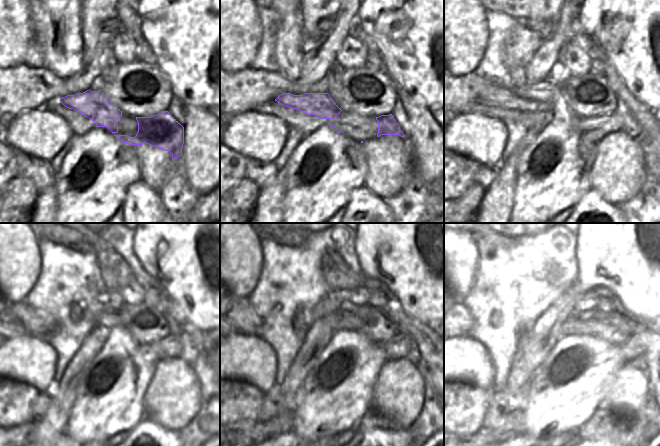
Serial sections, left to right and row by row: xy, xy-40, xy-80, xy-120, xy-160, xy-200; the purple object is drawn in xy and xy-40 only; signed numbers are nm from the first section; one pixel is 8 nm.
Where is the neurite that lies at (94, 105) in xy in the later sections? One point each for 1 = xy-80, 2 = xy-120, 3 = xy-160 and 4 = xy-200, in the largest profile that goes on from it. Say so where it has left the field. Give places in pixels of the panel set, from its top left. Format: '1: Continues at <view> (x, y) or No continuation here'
1: Continues at xy-80 (497, 95)
2: Continues at xy-120 (33, 320)
3: Continues at xy-160 (241, 314)
4: Continues at xy-200 (464, 321)

